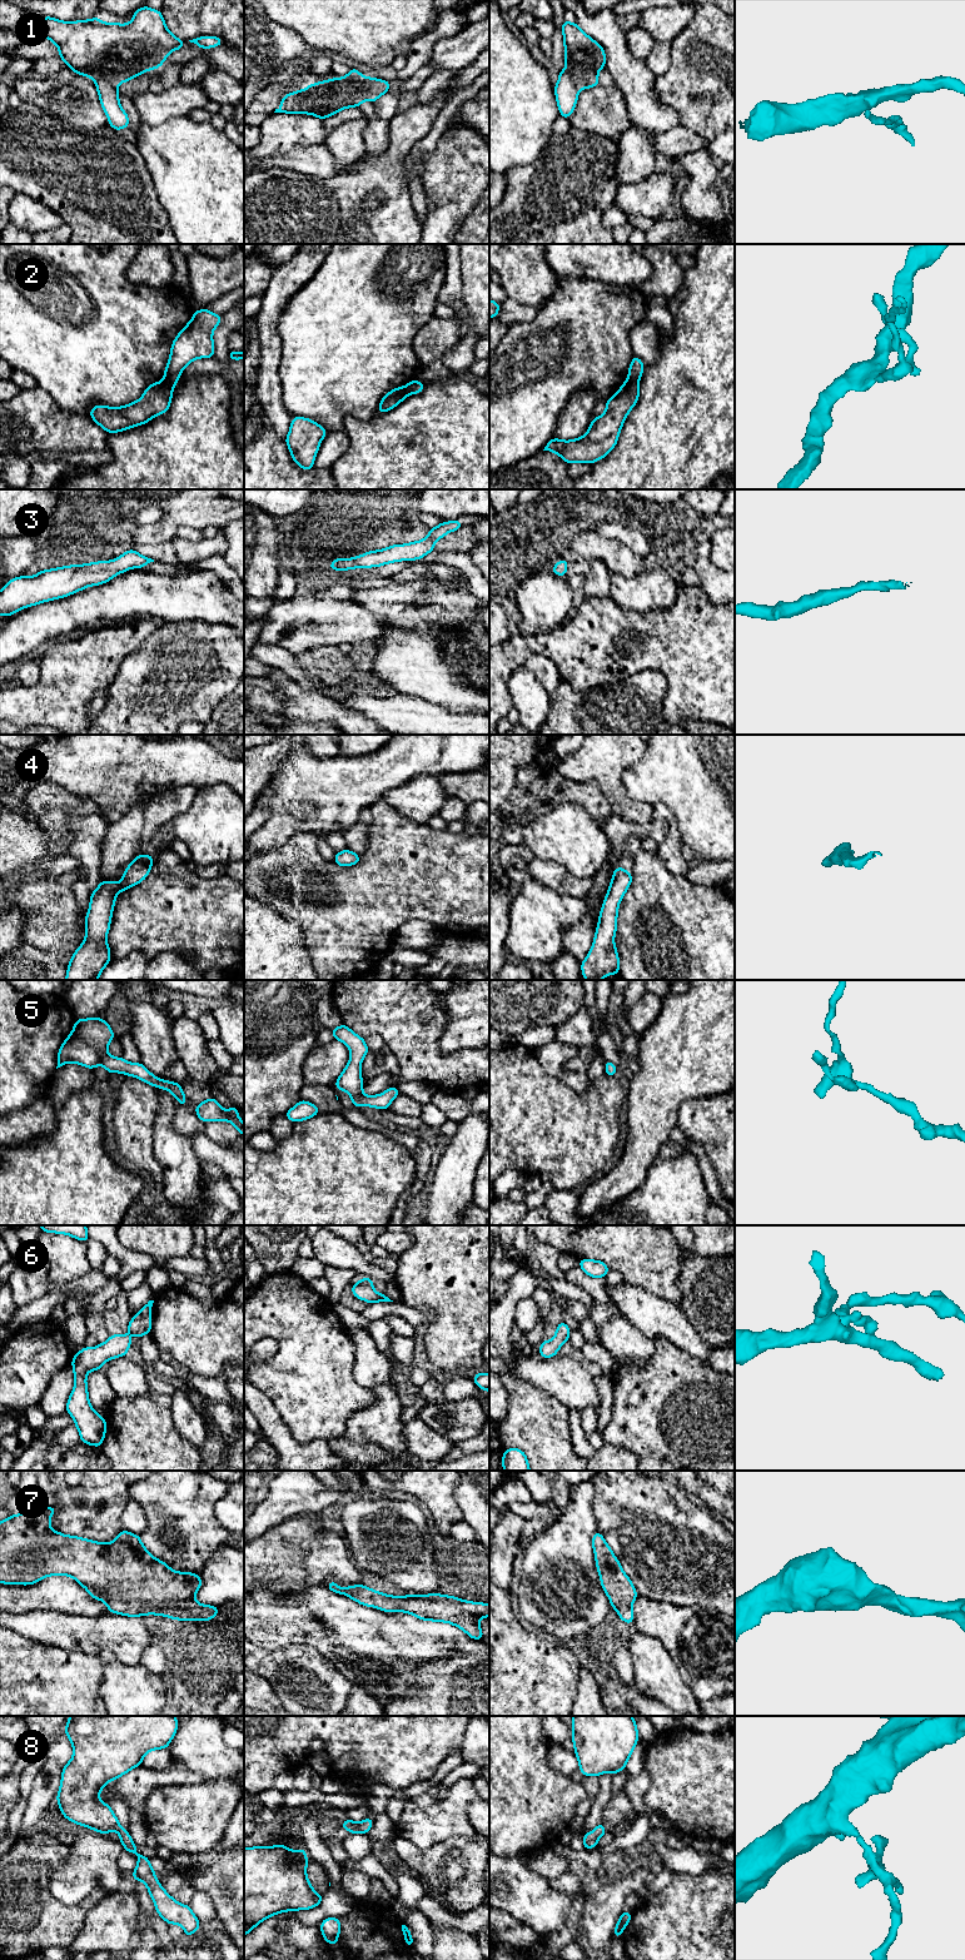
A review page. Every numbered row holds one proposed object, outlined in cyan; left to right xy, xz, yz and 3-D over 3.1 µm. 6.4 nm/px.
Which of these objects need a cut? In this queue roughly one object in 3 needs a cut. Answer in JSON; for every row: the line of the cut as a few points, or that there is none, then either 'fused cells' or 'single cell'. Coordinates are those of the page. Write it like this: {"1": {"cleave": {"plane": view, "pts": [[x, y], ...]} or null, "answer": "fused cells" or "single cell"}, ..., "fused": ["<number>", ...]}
{"1": {"cleave": {"plane": "xy", "pts": [[94, 79], [107, 76], [115, 85]]}, "answer": "fused cells"}, "2": {"cleave": {"plane": "yz", "pts": [[627, 379], [637, 382]]}, "answer": "fused cells"}, "3": {"cleave": null, "answer": "single cell"}, "4": {"cleave": null, "answer": "single cell"}, "5": {"cleave": null, "answer": "single cell"}, "6": {"cleave": null, "answer": "single cell"}, "7": {"cleave": null, "answer": "single cell"}, "8": {"cleave": null, "answer": "single cell"}, "fused": ["1", "2"]}

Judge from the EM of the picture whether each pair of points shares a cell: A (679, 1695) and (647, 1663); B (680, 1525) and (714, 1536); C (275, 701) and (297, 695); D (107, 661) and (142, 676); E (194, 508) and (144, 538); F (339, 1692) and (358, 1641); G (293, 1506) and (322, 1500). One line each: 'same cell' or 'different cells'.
A: same cell
B: same cell
C: different cells
D: different cells
E: same cell
F: different cells
G: same cell

